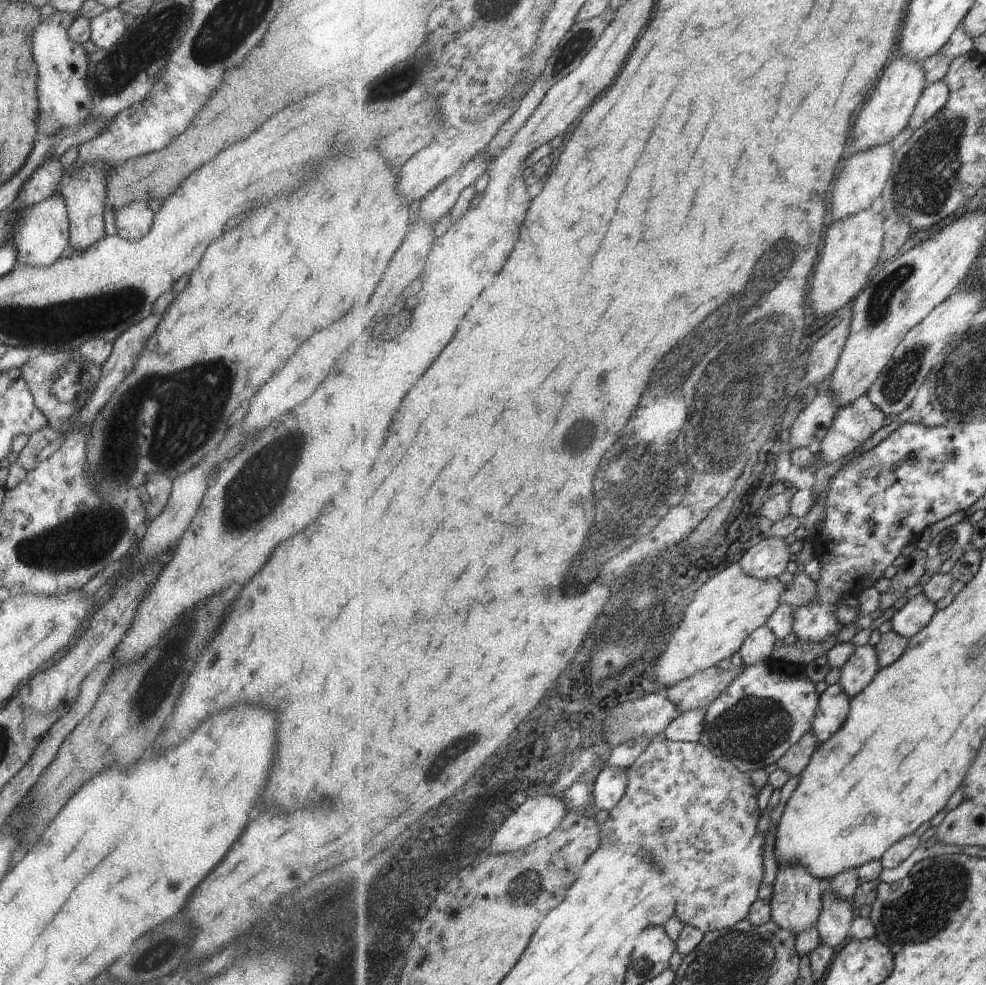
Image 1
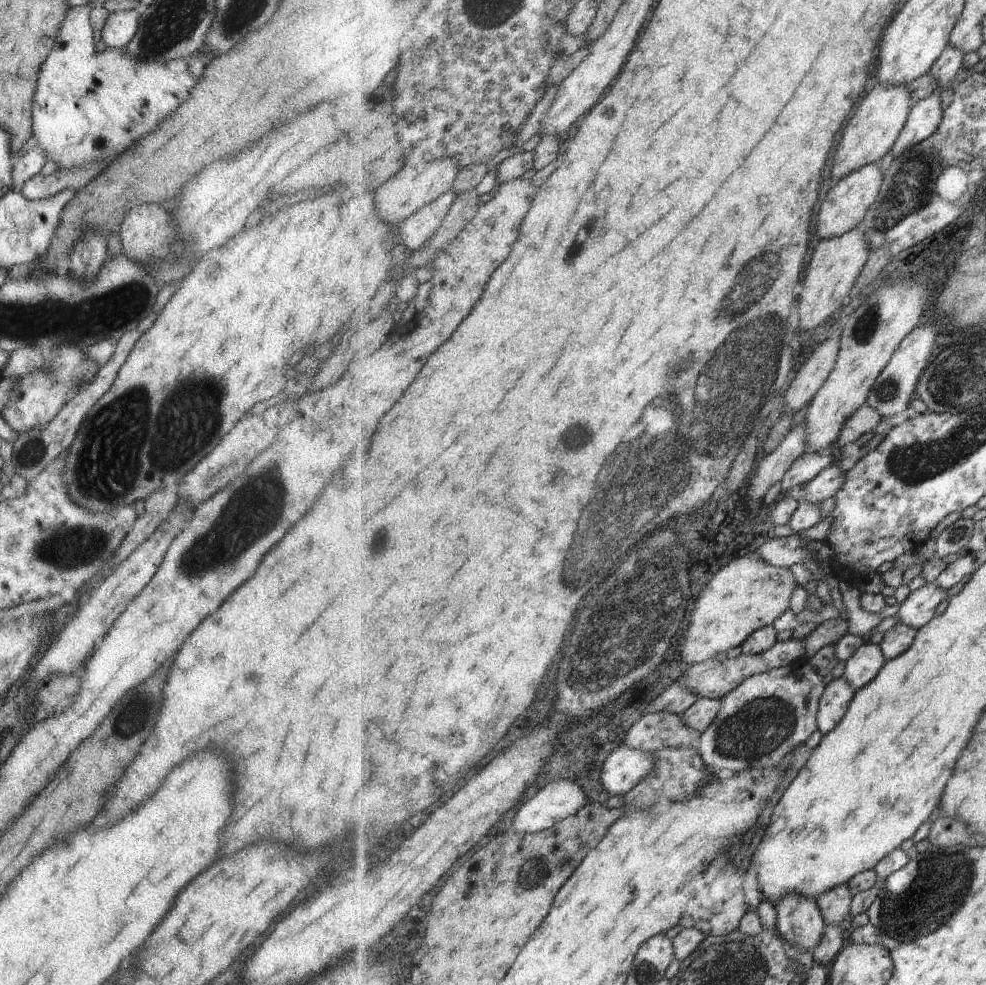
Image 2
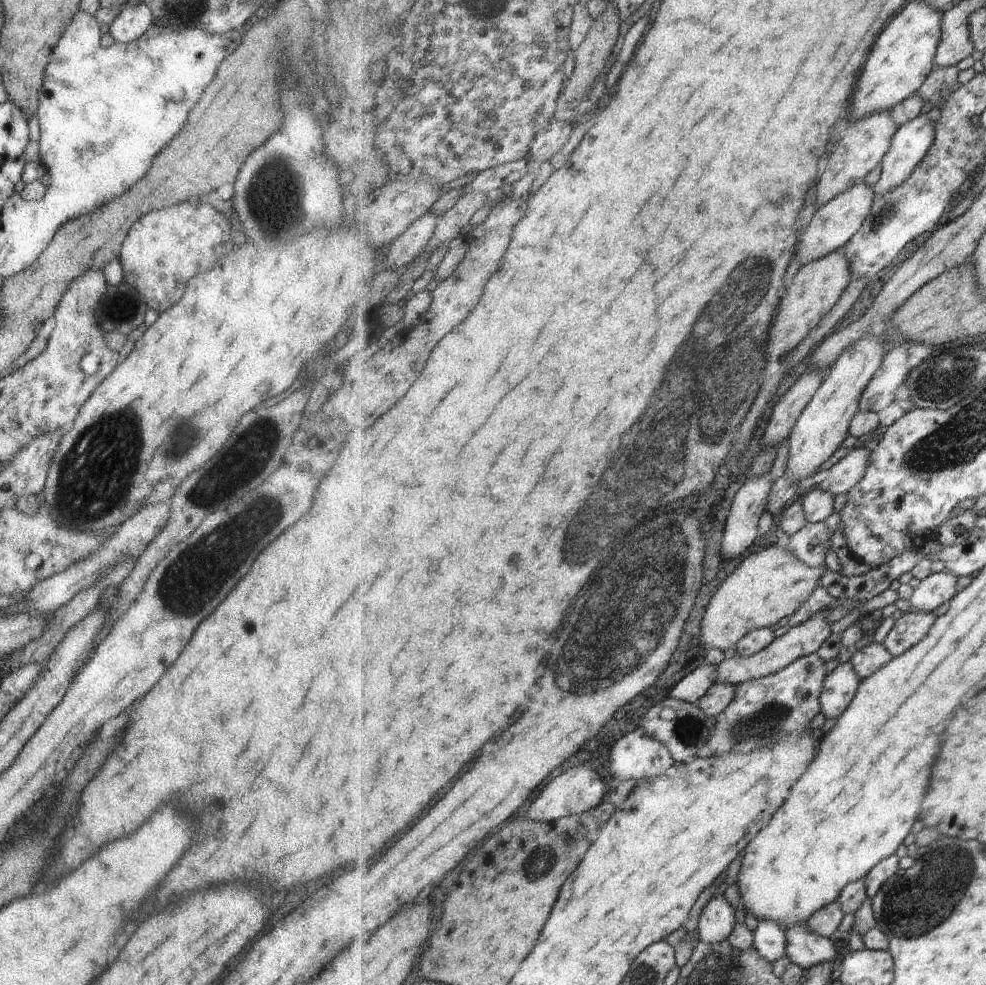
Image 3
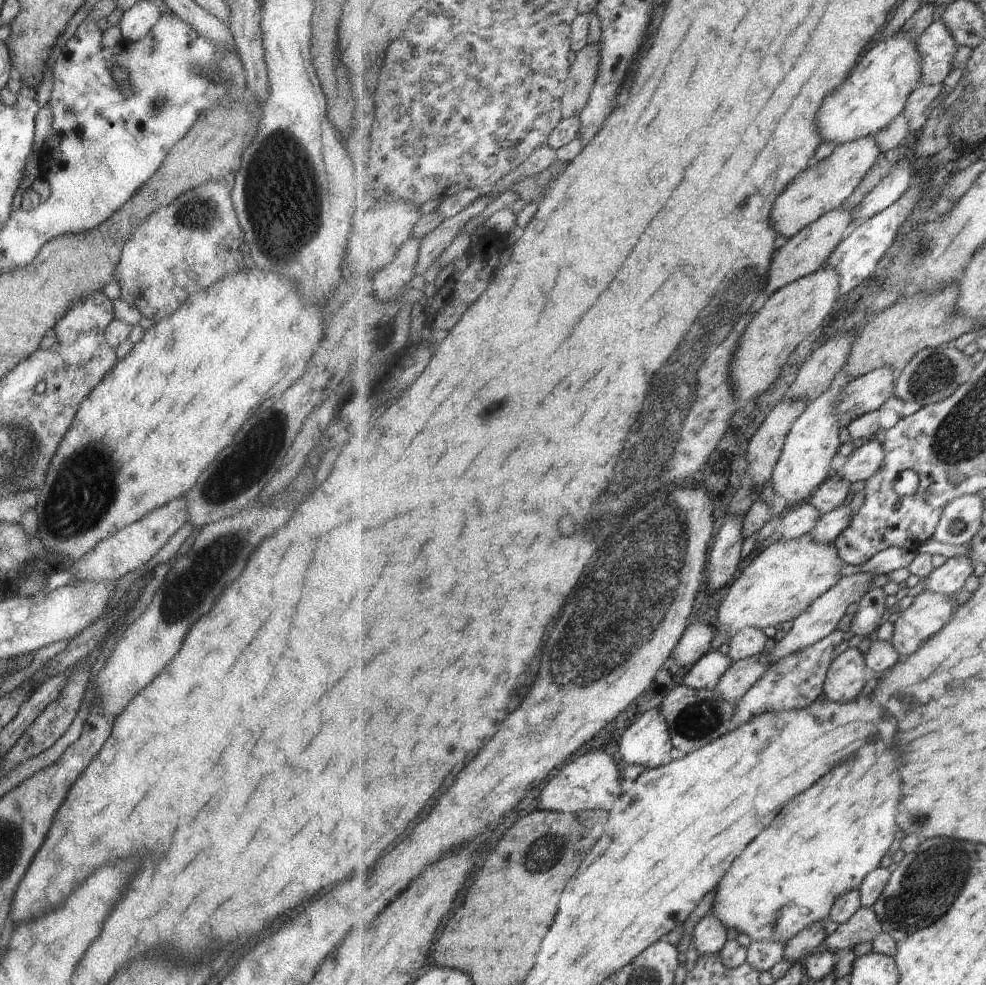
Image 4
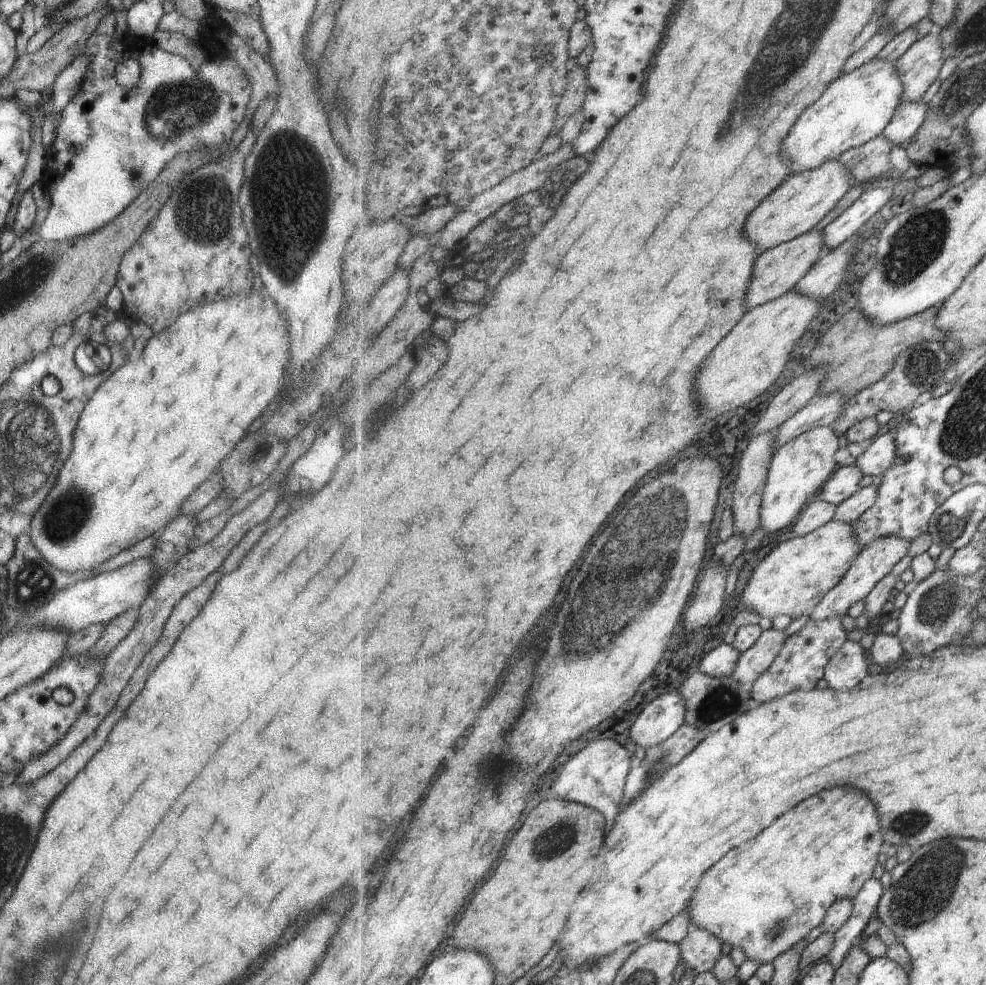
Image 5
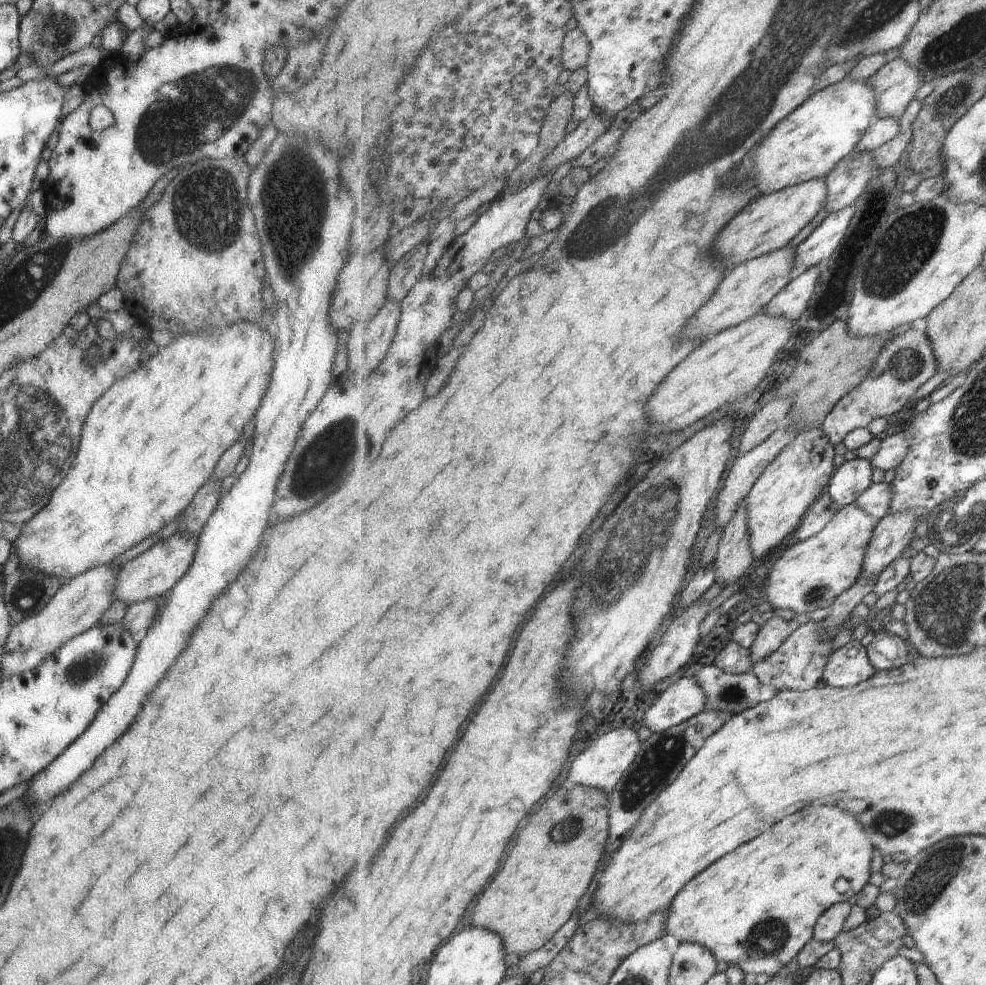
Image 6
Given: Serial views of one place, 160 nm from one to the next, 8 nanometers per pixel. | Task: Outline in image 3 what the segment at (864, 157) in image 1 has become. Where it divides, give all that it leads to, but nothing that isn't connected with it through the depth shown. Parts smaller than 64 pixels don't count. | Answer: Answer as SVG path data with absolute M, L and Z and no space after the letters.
M861 182L815 211L802 236L799 248L796 249L796 260L793 261L794 270L843 248L866 223L867 216L873 210L876 197L874 187Z

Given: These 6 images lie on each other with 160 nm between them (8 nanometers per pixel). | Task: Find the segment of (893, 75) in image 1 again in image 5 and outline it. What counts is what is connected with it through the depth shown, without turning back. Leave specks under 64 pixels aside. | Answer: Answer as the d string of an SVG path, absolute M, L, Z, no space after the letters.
M830 160L819 168L789 176L759 208L755 208L755 212L751 212L751 220L747 220L747 239L755 245L757 256L811 232L813 226L817 226L841 202L849 188L857 184L841 160Z

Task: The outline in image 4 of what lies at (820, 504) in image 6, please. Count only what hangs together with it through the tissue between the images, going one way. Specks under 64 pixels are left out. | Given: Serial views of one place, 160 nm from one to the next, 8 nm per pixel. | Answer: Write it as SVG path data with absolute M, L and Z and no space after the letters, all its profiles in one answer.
M809 501L797 504L788 511L780 513L782 524L779 528L782 539L799 539L819 524L819 520L824 516L817 508L813 508Z

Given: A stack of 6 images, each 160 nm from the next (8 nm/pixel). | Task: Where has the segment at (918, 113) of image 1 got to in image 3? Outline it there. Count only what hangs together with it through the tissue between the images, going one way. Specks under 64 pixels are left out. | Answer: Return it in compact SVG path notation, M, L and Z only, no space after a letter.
M923 114L898 128L891 150L882 160L880 179L875 183L875 196L884 195L899 188L923 162L936 141L937 121Z

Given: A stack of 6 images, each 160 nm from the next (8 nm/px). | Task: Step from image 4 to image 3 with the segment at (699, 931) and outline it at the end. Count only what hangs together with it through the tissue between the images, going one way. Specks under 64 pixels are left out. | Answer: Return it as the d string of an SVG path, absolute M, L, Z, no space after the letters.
M722 895L711 898L697 920L698 938L709 944L728 940L736 927L735 910L721 898Z

